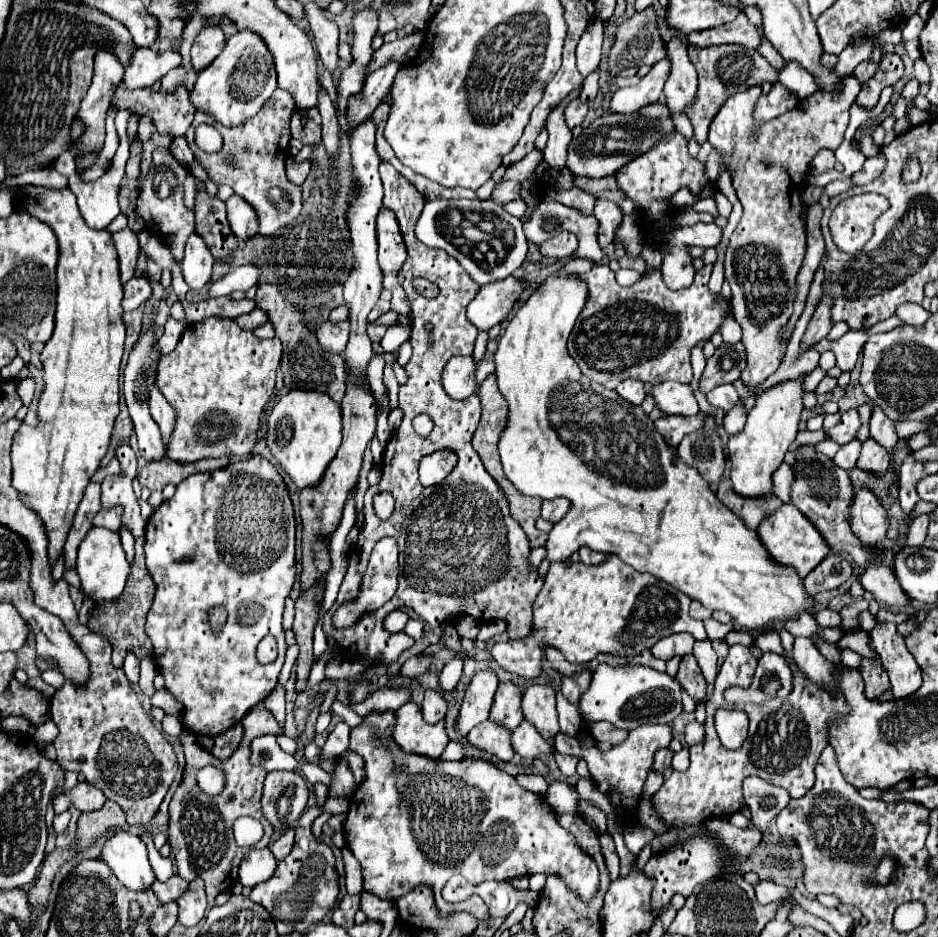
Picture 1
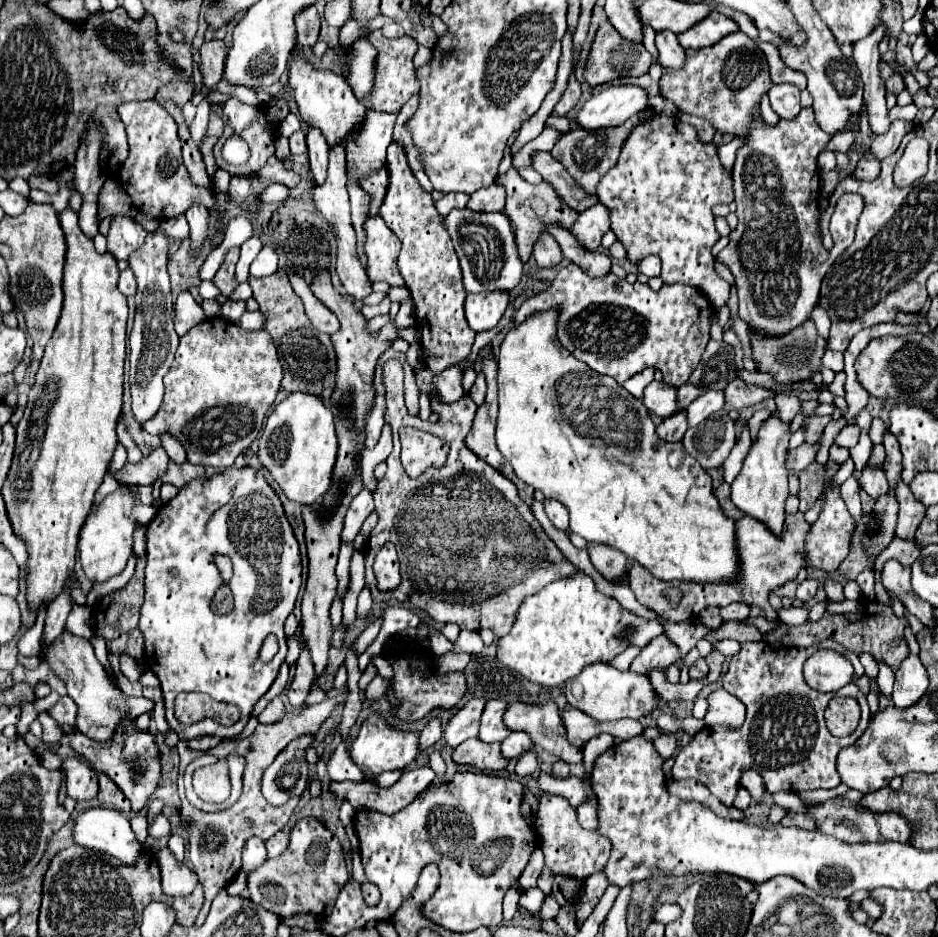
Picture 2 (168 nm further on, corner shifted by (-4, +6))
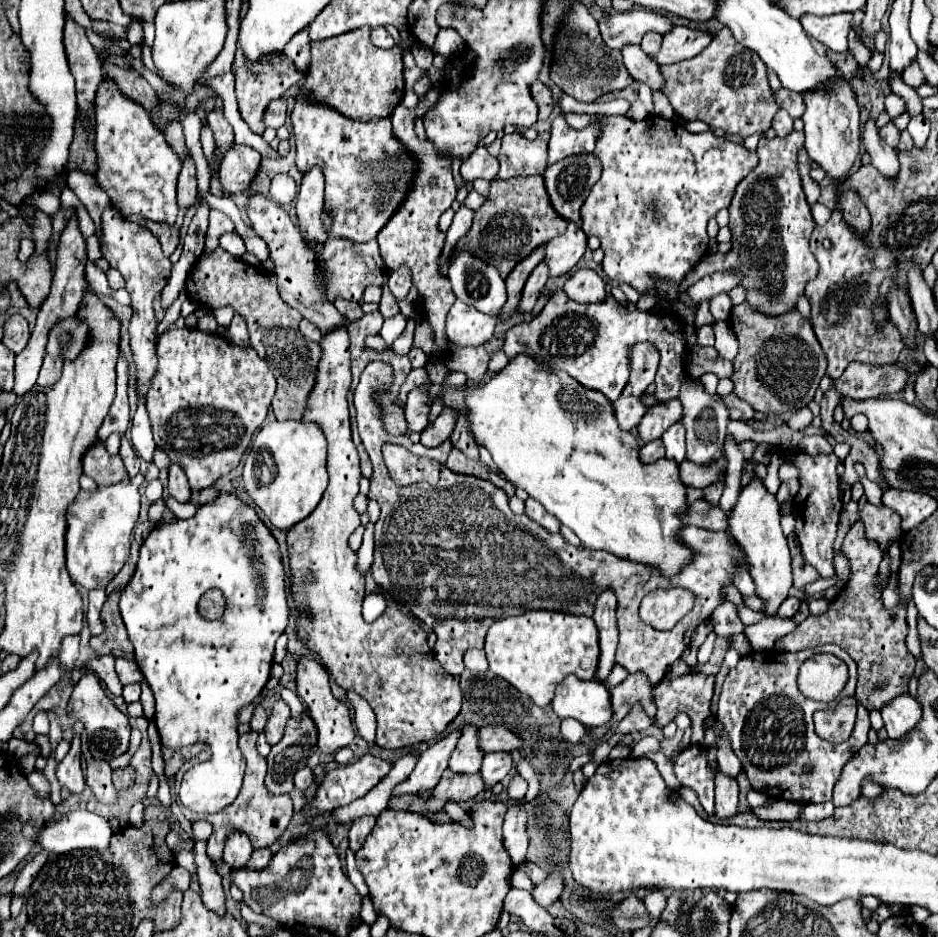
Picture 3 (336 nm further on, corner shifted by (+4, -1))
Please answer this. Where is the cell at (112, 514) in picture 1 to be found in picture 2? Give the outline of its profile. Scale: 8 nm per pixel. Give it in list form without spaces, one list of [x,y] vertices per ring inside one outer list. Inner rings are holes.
[[[109,473],[105,474],[103,482],[95,494],[92,509],[95,508],[95,506],[101,502],[101,499],[105,498],[108,493],[114,492],[118,487],[119,483],[115,480],[115,478]]]

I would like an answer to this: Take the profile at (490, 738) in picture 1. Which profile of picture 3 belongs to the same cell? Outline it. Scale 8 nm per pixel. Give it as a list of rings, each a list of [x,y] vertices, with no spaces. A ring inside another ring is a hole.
[[[443,771],[441,781],[435,785],[433,797],[427,801],[429,811],[441,811],[443,803],[447,799],[453,801],[467,801],[473,799],[479,791],[483,791],[483,779],[481,773],[455,773],[455,771]]]

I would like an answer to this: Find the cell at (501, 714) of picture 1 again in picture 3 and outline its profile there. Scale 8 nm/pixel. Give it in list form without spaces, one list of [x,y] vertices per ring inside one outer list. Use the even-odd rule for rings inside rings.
[[[467,723],[459,739],[459,745],[455,747],[455,753],[451,755],[449,769],[459,773],[477,773],[481,763],[483,763],[483,751],[479,747],[479,727]]]

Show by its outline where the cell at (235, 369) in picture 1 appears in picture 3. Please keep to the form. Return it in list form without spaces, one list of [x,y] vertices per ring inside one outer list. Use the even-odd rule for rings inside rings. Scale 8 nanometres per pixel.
[[[173,327],[159,337],[157,351],[159,367],[155,383],[147,393],[147,413],[153,427],[153,439],[173,463],[183,467],[191,489],[205,489],[239,465],[243,453],[251,445],[253,433],[267,417],[275,395],[275,377],[253,347],[233,345],[221,333],[203,333],[193,327]]]

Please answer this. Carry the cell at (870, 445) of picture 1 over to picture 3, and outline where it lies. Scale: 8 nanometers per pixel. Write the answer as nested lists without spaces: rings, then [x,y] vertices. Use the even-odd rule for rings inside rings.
[[[863,503],[861,507],[861,521],[865,523],[865,531],[869,539],[879,541],[879,545],[885,549],[887,543],[895,537],[901,535],[901,519],[895,511],[891,511],[889,507],[881,505],[871,505],[871,503]]]

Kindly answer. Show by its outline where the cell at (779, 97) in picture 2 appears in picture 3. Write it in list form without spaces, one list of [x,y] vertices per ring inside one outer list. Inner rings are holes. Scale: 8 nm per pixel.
[[[779,109],[779,111],[775,113],[775,117],[773,117],[773,129],[777,131],[779,137],[789,135],[789,133],[793,131],[793,119],[791,119],[791,115],[787,115],[787,111]]]

